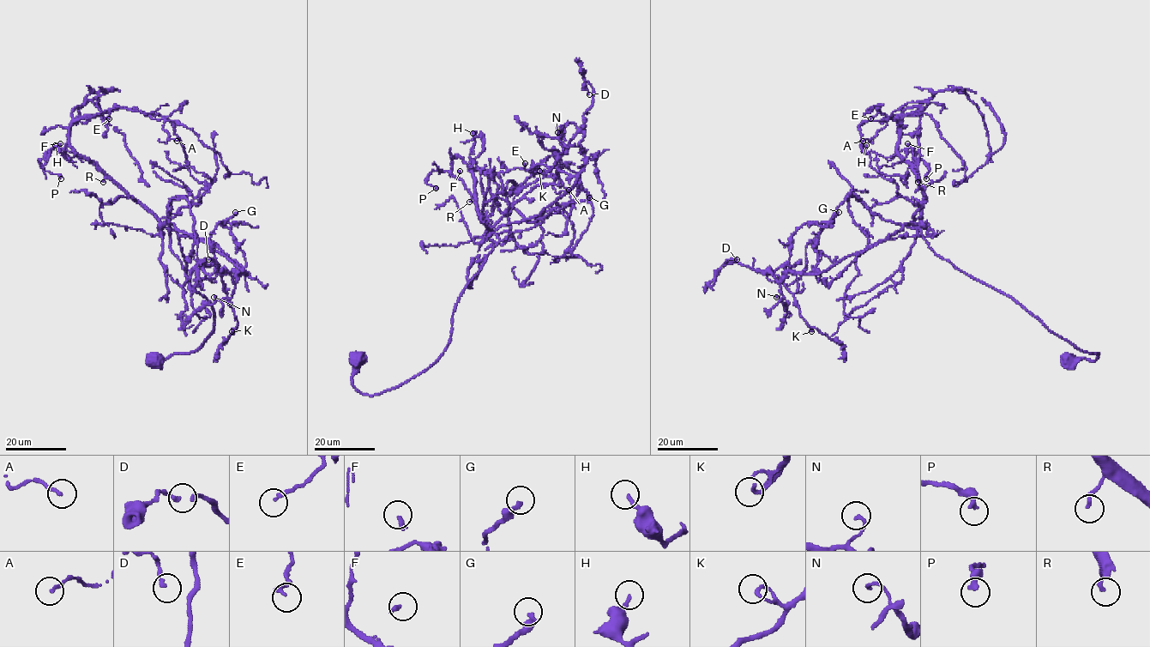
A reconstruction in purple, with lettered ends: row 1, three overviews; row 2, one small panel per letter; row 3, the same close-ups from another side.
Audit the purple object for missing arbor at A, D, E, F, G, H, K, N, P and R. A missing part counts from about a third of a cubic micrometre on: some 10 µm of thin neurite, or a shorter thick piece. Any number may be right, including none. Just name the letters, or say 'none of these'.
none of these

